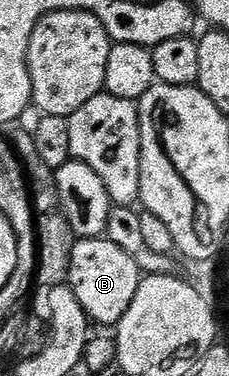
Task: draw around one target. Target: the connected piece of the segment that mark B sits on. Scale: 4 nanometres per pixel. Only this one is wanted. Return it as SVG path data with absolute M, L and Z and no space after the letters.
M98 238L96 240L78 239L71 250L71 270L67 281L69 289L79 298L79 306L88 314L94 325L115 326L127 314L135 290L139 290L143 273L141 267L115 242Z

